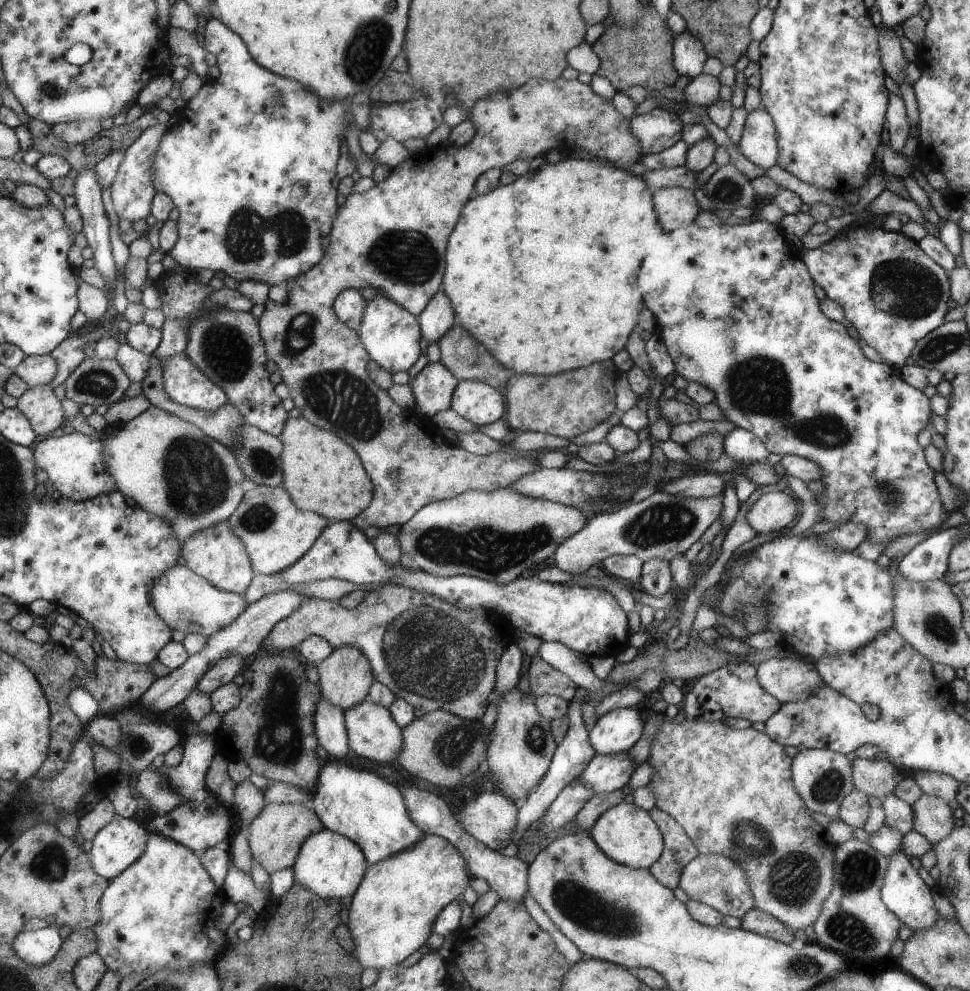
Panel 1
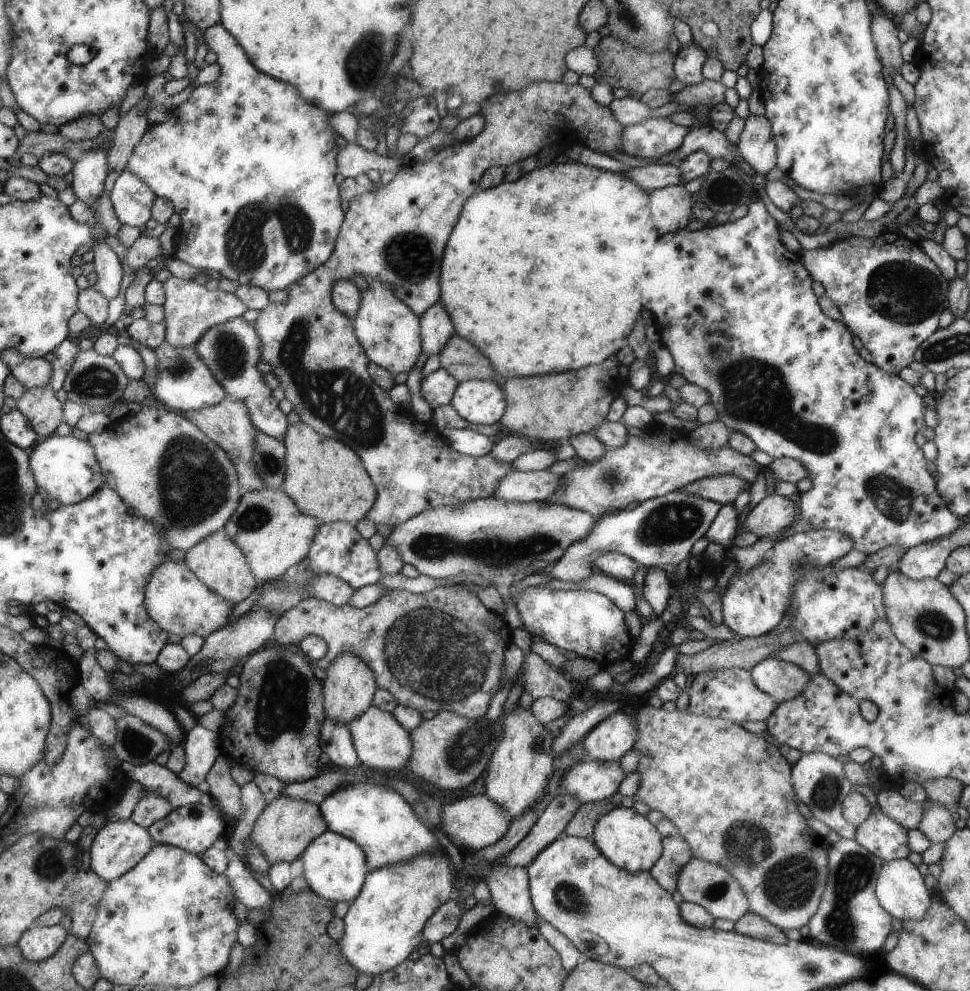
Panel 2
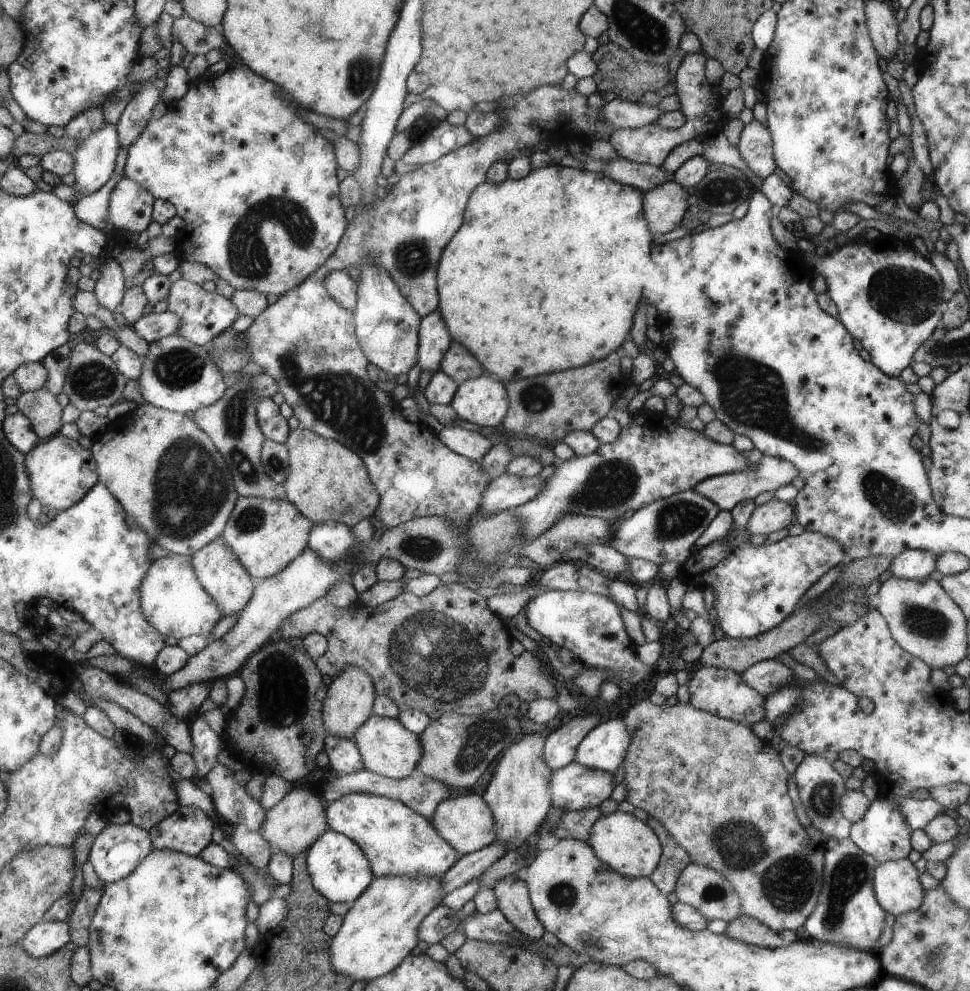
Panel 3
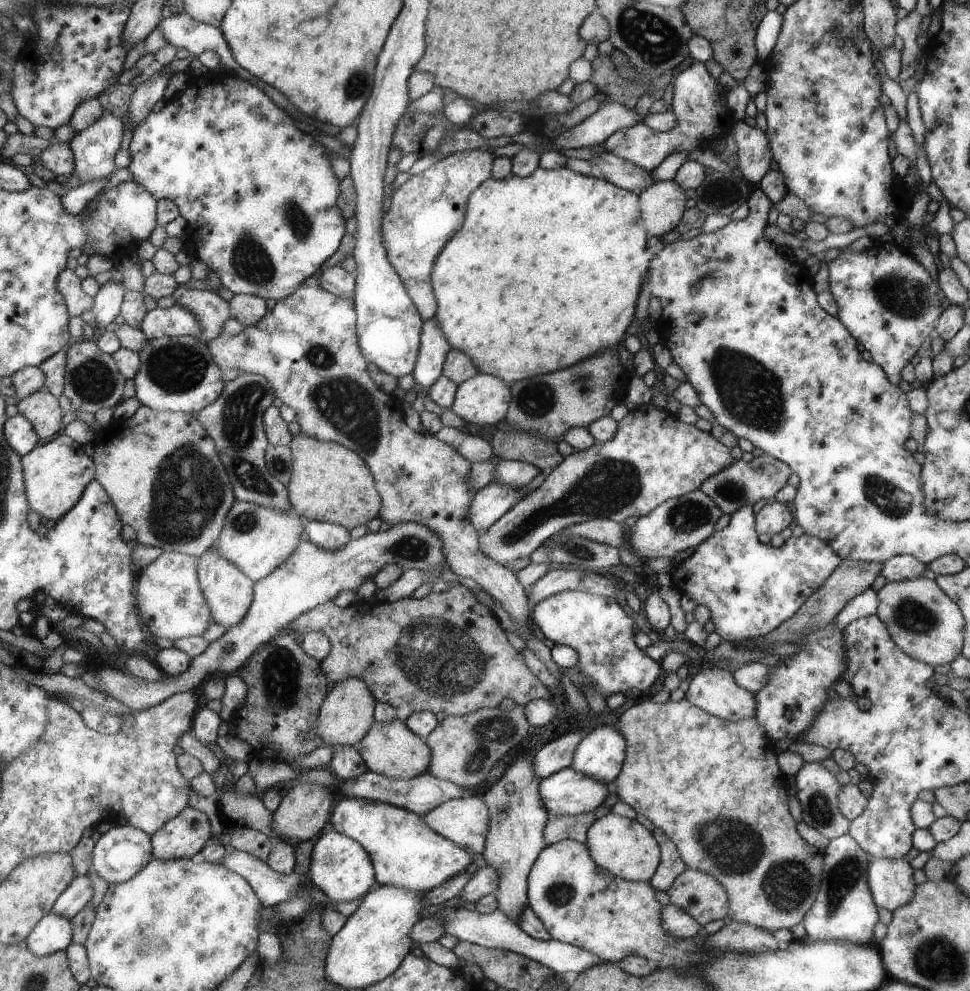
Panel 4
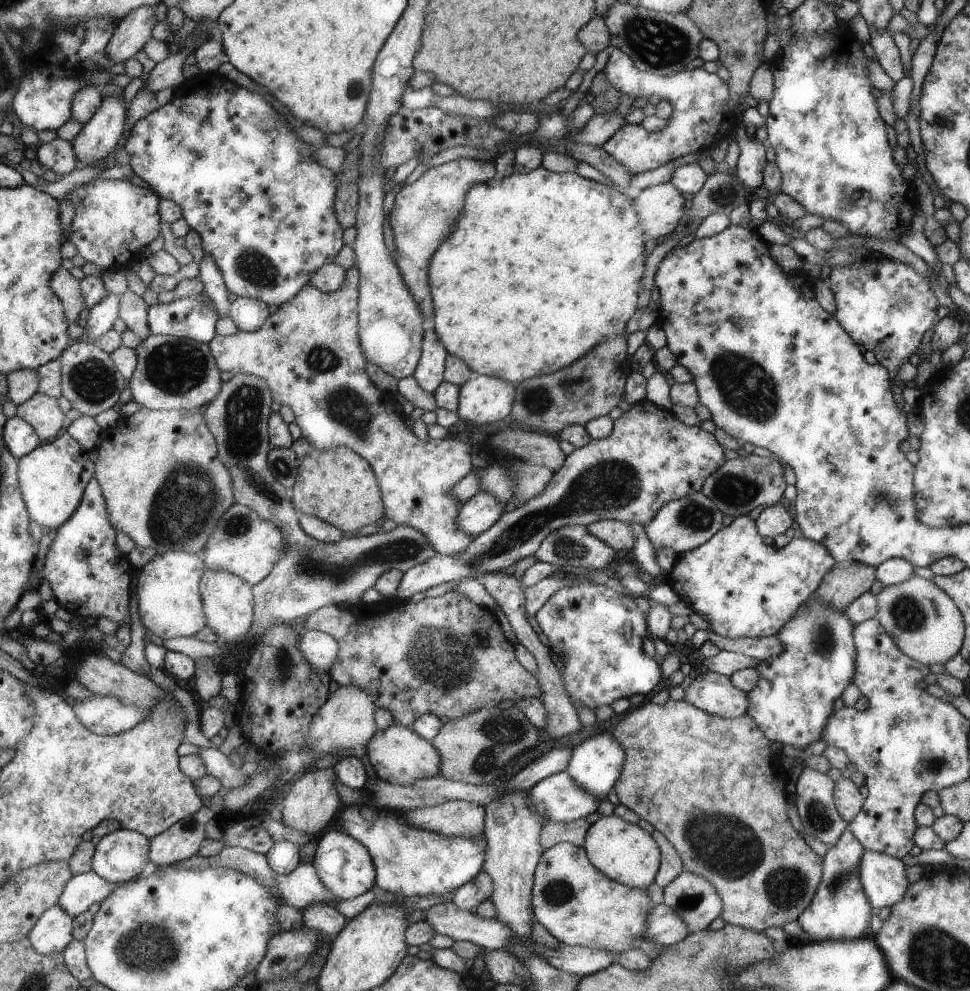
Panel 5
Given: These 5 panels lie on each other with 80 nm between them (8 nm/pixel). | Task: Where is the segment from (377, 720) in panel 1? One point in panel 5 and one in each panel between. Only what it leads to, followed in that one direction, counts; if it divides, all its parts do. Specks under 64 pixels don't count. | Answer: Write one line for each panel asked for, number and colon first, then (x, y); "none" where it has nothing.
2: (380, 741)
3: (387, 748)
4: (391, 749)
5: (398, 755)

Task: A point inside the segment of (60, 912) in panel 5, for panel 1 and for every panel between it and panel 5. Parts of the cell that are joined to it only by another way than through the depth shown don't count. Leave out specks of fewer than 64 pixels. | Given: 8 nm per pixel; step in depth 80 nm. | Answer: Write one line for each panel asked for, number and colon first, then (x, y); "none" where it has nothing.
1: (38, 947)
2: (38, 944)
3: (47, 937)
4: (54, 933)

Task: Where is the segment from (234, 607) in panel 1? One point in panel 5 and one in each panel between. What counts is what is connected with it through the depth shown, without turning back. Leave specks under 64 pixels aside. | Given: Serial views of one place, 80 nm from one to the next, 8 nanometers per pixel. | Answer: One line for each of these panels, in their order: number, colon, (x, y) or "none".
2: (177, 599)
3: (173, 599)
4: (172, 603)
5: (170, 602)

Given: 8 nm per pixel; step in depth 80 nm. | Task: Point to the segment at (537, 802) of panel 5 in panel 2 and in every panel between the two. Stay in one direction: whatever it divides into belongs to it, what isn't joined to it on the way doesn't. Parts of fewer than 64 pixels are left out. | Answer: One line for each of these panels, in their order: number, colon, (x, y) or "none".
2: (589, 781)
3: (574, 786)
4: (567, 792)

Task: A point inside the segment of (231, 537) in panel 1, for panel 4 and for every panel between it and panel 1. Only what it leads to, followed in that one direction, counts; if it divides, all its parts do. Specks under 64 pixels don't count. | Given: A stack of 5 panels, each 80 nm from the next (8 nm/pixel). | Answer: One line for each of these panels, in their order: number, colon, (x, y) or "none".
2: (217, 560)
3: (222, 575)
4: (229, 592)

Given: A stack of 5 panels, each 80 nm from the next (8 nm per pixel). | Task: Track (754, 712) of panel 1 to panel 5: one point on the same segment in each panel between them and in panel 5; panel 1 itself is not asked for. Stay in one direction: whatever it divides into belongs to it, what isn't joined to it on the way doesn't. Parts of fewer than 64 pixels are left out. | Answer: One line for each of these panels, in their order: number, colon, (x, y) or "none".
2: (730, 694)
3: (722, 693)
4: (714, 690)
5: (714, 693)

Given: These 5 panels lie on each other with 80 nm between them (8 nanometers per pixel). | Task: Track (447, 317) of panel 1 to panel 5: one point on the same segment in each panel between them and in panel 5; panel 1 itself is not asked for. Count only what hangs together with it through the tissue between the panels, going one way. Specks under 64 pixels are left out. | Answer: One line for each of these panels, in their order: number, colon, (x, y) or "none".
2: (435, 326)
3: (434, 339)
4: (433, 347)
5: (431, 364)

